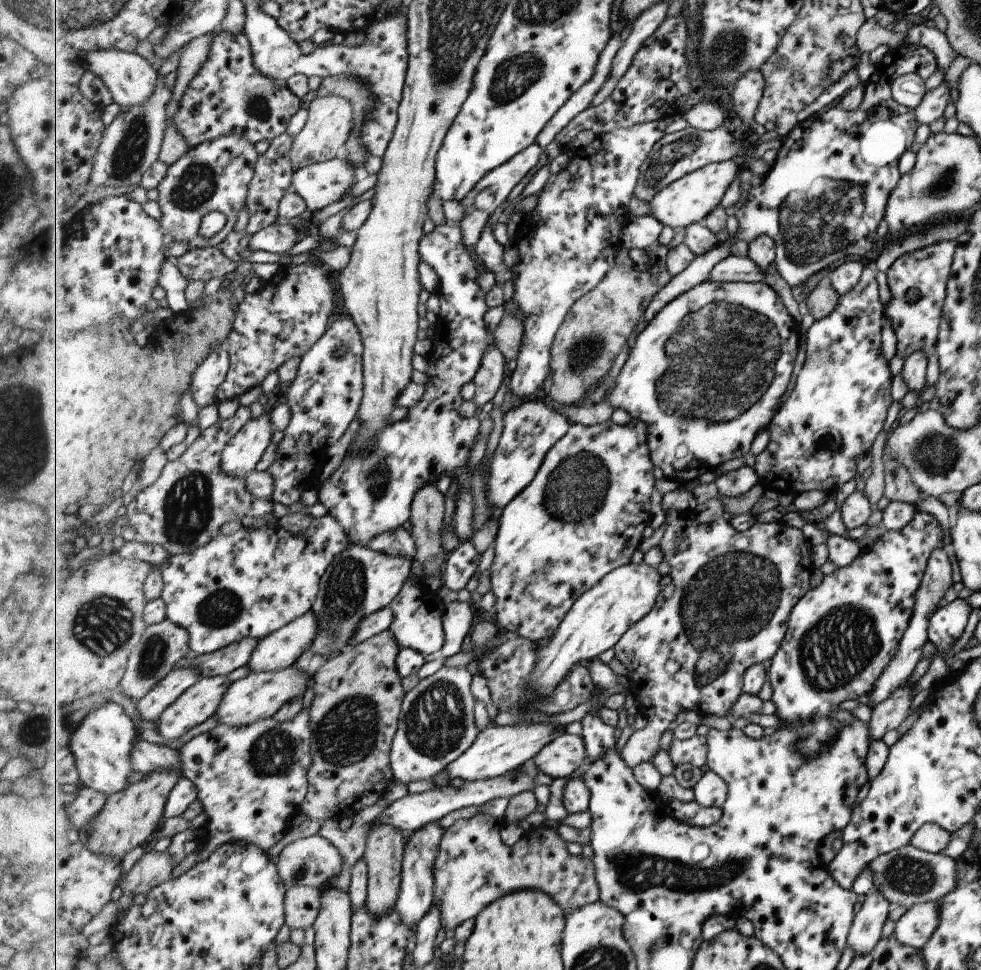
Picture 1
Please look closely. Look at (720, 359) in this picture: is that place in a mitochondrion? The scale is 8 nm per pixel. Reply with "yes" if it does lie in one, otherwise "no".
yes

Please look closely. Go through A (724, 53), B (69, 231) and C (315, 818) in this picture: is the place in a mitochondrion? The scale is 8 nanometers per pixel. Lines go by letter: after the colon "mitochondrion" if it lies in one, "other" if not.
A: mitochondrion
B: other
C: other

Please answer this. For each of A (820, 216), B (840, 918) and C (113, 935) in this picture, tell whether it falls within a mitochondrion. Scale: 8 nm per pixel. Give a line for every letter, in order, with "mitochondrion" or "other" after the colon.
A: mitochondrion
B: other
C: other

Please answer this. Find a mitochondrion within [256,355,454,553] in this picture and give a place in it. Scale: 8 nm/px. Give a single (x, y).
(378, 477)

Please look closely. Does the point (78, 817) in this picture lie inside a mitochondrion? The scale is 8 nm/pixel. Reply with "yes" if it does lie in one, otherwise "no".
no

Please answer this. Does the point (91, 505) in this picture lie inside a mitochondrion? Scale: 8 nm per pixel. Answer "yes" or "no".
no

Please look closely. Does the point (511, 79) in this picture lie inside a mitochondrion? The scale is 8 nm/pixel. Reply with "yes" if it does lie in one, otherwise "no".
yes

